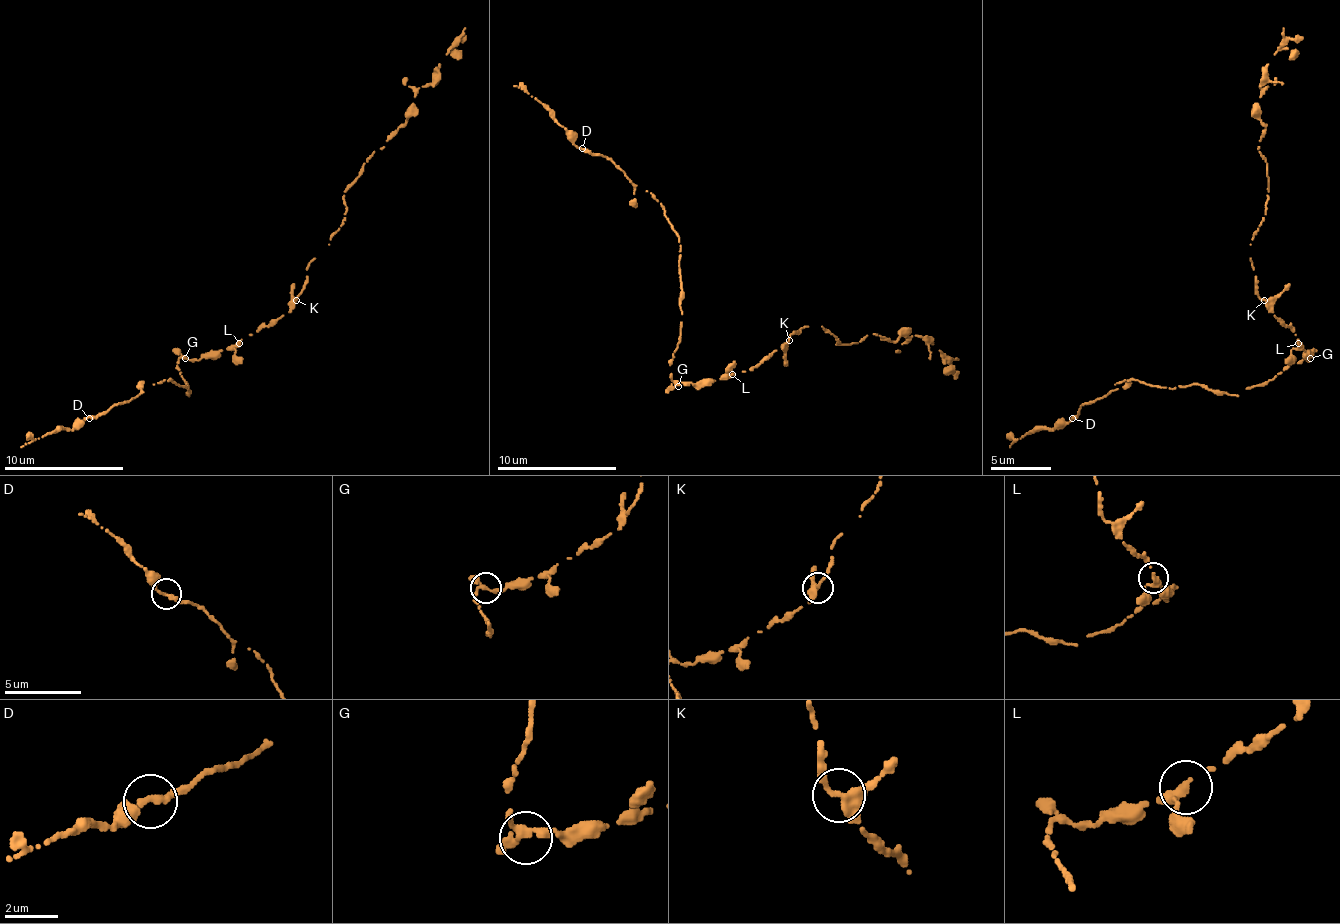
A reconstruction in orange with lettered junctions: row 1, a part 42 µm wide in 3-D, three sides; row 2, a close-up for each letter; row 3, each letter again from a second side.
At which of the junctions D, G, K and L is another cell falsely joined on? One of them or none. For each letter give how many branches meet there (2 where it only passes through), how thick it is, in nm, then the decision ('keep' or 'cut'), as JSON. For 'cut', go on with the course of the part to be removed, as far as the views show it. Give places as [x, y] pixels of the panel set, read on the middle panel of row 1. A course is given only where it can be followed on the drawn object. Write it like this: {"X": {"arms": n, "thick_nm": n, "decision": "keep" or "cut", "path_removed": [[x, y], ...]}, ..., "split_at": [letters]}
{"D": {"arms": 2, "thick_nm": 260, "decision": "keep"}, "G": {"arms": 3, "thick_nm": 260, "decision": "keep"}, "K": {"arms": 3, "thick_nm": 280, "decision": "cut", "path_removed": [[789, 341], [798, 328], [822, 325], [838, 344], [913, 334], [940, 350], [955, 380]]}, "L": {"arms": 2, "thick_nm": 320, "decision": "keep"}, "split_at": ["K"]}

